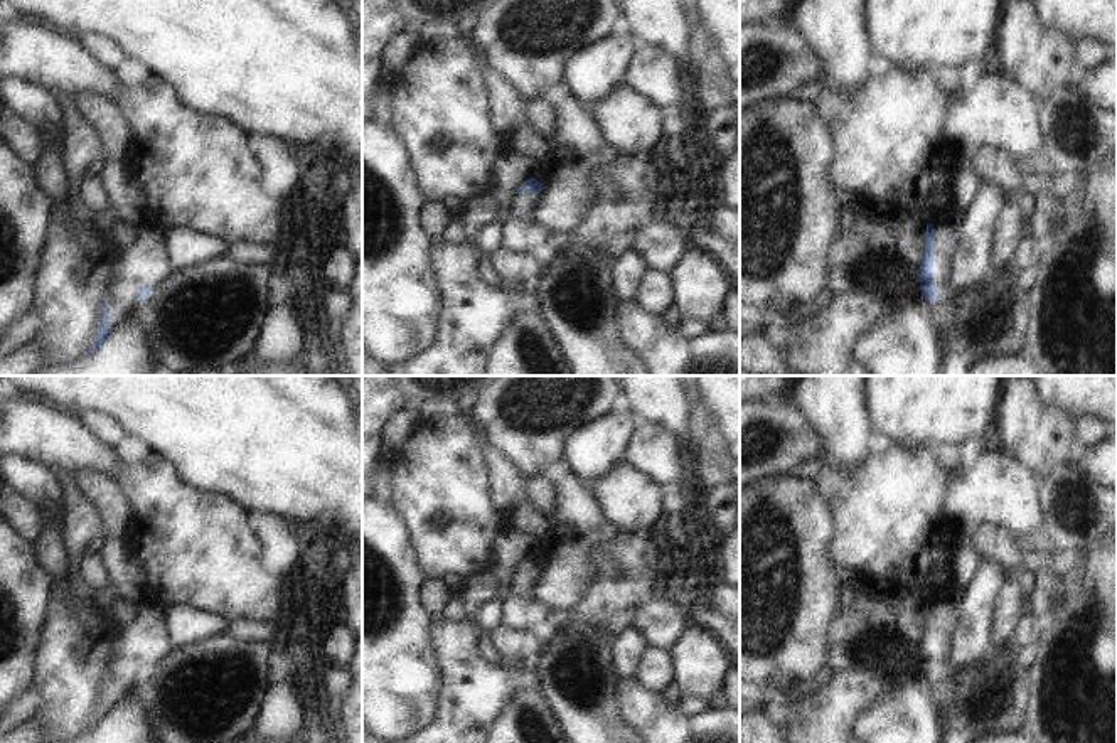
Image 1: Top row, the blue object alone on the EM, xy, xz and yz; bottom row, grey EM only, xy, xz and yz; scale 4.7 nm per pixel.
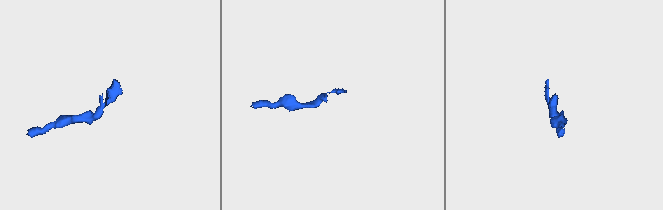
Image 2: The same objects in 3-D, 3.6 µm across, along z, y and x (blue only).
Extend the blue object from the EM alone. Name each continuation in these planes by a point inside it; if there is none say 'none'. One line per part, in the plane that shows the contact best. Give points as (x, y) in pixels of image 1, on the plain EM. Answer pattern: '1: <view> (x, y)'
none

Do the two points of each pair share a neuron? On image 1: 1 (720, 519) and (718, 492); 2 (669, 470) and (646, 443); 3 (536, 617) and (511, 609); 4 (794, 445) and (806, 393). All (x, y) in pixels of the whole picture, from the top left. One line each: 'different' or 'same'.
1: same
2: same
3: same
4: different

